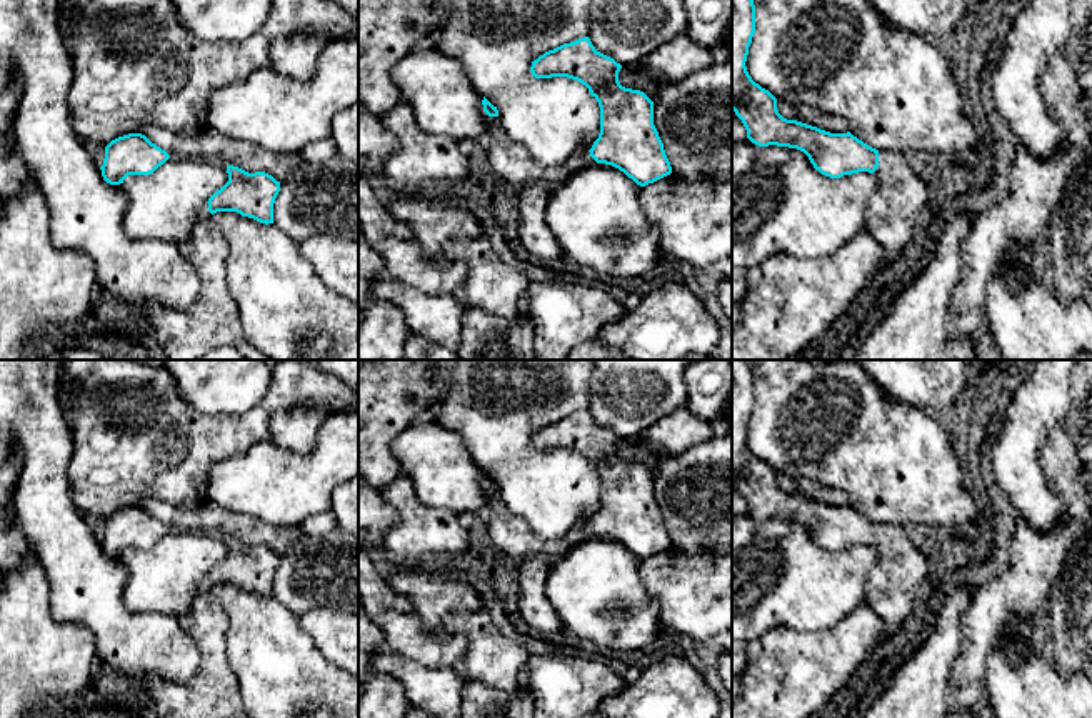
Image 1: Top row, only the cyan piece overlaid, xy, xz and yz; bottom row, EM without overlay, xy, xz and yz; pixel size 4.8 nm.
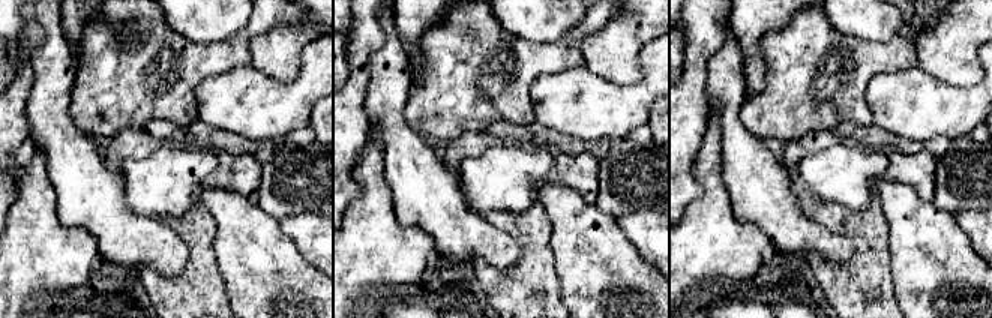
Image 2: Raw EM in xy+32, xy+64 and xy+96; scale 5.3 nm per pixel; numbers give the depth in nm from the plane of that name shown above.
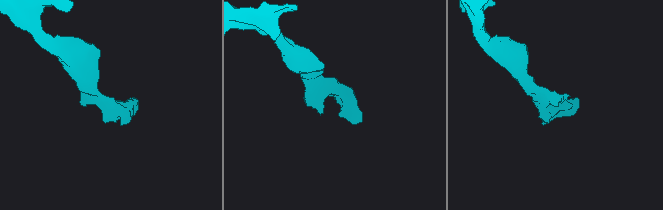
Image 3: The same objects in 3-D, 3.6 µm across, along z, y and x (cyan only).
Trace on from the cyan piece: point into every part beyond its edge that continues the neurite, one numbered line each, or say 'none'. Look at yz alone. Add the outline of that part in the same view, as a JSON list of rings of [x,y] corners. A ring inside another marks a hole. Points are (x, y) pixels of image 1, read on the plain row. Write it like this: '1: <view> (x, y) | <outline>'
1: yz (906, 563) | [[[879,523],[879,563],[867,578],[865,598],[884,621],[880,641],[894,636],[914,610],[919,590],[939,576],[932,546],[910,528]]]

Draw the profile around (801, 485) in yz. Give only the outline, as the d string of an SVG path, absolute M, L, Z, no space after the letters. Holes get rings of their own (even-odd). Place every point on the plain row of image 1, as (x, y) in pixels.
M777 475L779 486L787 493L797 493L830 506L847 506L849 496L837 488L824 488L805 476Z

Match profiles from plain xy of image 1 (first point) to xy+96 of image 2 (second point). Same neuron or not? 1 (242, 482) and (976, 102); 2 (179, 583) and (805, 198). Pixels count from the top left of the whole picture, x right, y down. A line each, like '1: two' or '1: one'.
1: one
2: two

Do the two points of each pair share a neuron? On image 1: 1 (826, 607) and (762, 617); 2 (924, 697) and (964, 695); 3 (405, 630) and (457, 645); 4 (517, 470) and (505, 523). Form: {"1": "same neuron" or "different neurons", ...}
{"1": "same neuron", "2": "different neurons", "3": "same neuron", "4": "different neurons"}

